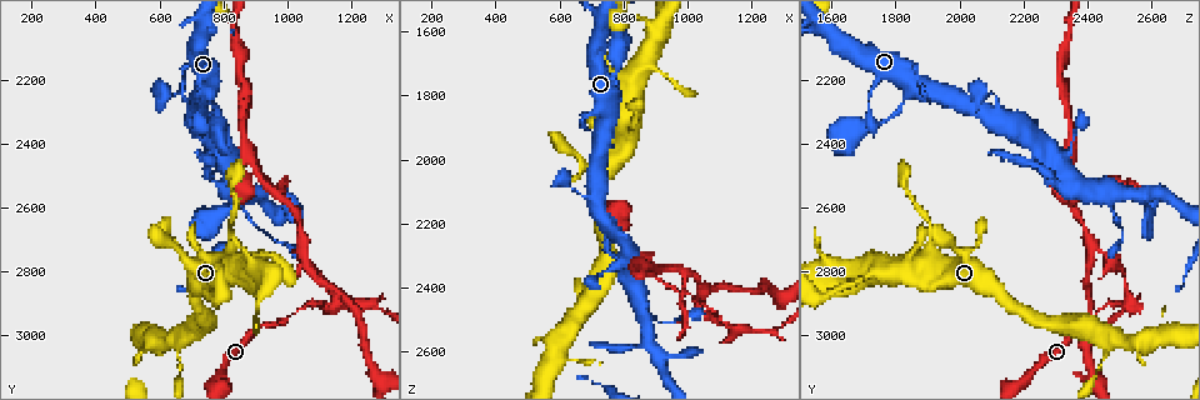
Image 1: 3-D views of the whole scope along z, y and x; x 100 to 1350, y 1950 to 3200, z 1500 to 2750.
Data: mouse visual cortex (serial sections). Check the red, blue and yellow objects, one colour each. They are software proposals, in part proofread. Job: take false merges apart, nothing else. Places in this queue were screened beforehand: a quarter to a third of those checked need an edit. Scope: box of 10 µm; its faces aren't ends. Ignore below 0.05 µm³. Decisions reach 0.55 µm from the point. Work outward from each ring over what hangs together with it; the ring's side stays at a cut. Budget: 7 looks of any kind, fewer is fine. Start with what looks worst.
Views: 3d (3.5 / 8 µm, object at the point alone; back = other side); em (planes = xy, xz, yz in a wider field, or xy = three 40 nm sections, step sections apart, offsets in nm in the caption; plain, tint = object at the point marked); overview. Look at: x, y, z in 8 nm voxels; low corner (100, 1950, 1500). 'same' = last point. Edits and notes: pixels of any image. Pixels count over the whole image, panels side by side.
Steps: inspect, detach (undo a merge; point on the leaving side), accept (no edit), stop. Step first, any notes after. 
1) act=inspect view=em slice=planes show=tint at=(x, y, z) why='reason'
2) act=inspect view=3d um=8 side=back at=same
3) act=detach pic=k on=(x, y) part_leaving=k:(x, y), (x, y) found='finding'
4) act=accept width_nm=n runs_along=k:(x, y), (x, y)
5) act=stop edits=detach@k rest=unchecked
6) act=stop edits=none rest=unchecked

act=inspect view=3d um=3.5 at=(1150, 2900, 2530) why='three-way junction'

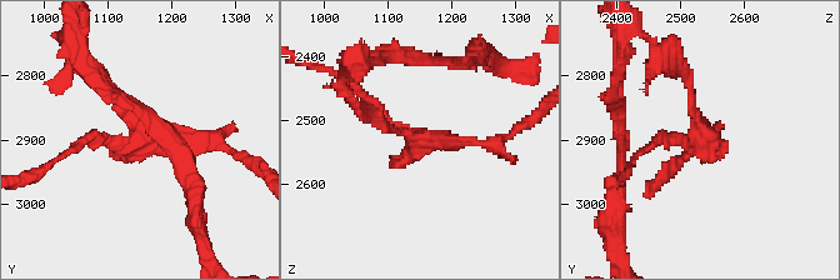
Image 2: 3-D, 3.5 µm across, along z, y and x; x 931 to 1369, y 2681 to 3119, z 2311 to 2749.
act=inspect view=em slice=xy step=1 show=tint at=(1150, 2890, 2525)

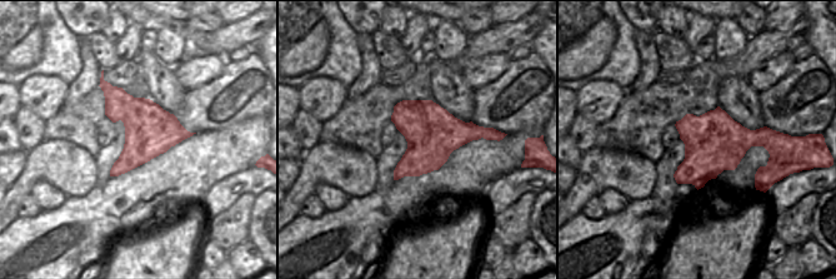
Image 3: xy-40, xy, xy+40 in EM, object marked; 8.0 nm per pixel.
act=accept runs_along=2:(653, 144), (698, 136), (681, 71) found='continuous, no second cell'

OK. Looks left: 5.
act=inspect view=3d um=3.5 at=(1050, 2720, 2410) why='arms part here'

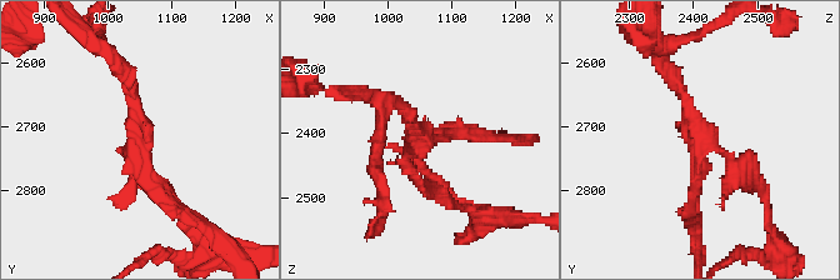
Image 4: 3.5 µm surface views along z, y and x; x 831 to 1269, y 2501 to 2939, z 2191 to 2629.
act=inspect view=em slice=planes show=plain at=(1045, 2710, 2415) why='shape alone is not enough'

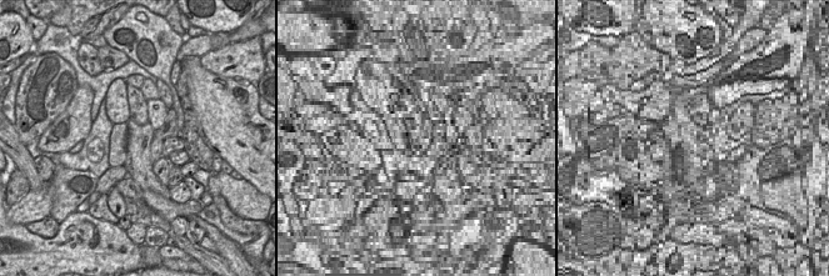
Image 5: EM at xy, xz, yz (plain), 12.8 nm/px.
act=inspect view=em slice=planes show=tint at=same why='with the object marked'

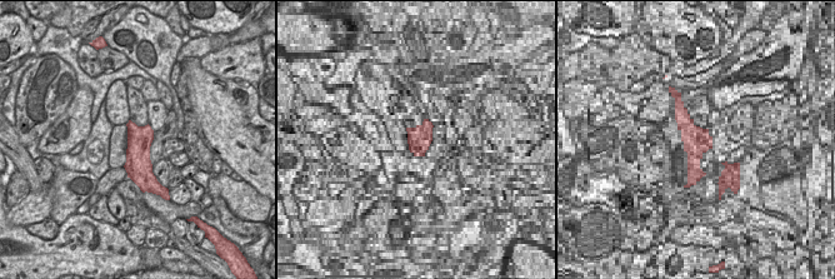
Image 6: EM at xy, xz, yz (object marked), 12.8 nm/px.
act=detach pic=4 on=(143, 145) part_leaving=4:(133, 163), (133, 86), (121, 68) found='a second cell is stuck on'

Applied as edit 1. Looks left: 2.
act=inspect view=3d um=3.5 at=(820, 2670, 1910) why='thin neck'

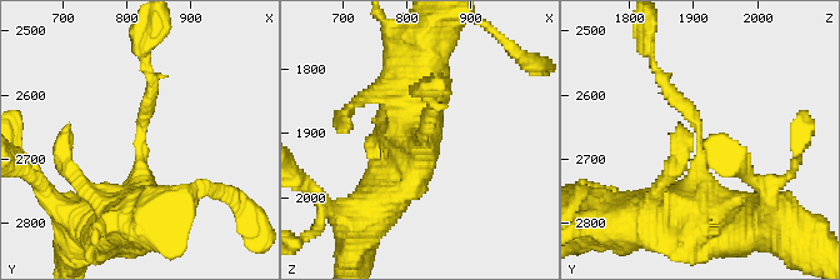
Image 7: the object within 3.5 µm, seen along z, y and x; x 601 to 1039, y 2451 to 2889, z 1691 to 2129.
act=inspect view=em slice=xy step=5 show=tint at=(820, 2665, 1915) why='need the tissue'

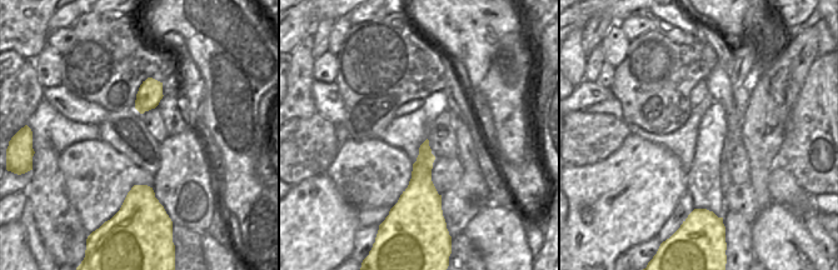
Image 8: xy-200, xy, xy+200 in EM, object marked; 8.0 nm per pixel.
act=accept width_nm=150 runs_along=7:(704, 218), (701, 134), (656, 69) found='one cell here'

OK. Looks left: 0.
act=stop edits=detach@4 rest=unchecked

